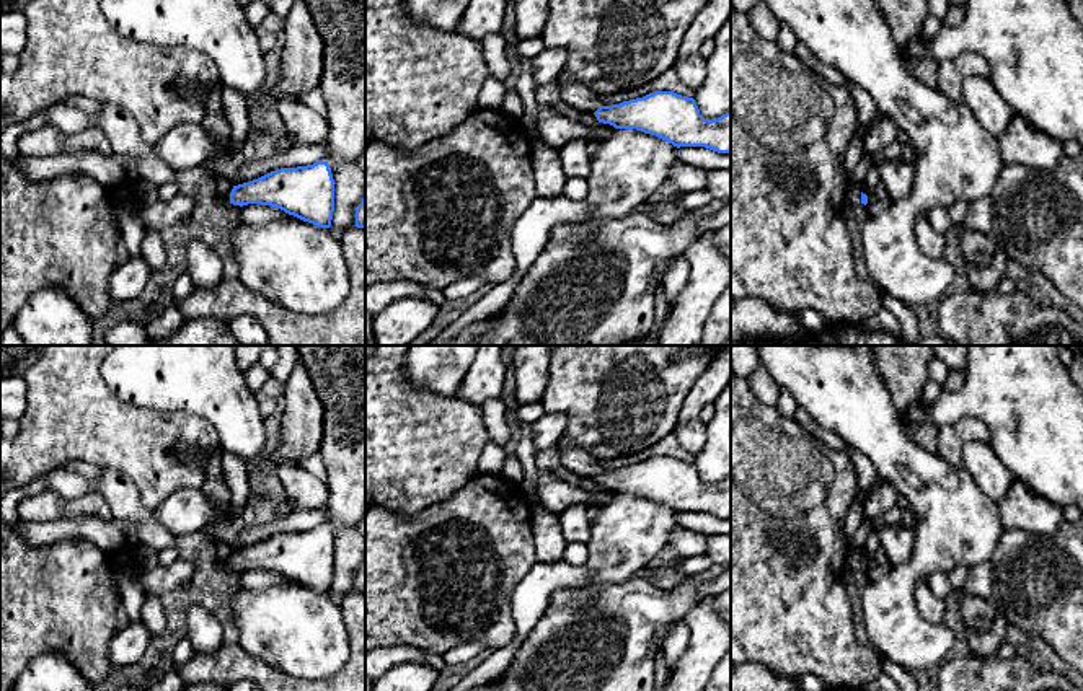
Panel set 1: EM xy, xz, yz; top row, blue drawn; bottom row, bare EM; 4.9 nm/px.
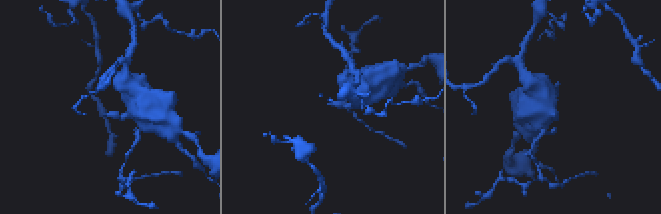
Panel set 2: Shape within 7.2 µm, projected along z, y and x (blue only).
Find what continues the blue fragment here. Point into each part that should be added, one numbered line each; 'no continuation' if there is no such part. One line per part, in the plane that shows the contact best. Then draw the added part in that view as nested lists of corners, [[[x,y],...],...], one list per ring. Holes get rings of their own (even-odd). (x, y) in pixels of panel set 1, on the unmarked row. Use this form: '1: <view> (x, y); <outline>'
1: yz (852, 563); [[[848,551],[847,556],[845,556],[843,567],[842,567],[843,580],[845,580],[845,577],[850,572],[860,570],[860,569],[861,569],[861,557],[860,557],[860,554],[856,554],[855,551]]]

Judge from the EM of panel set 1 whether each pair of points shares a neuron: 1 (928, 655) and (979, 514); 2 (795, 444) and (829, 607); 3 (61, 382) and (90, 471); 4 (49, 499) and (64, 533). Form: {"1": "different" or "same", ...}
{"1": "same", "2": "same", "3": "different", "4": "different"}

